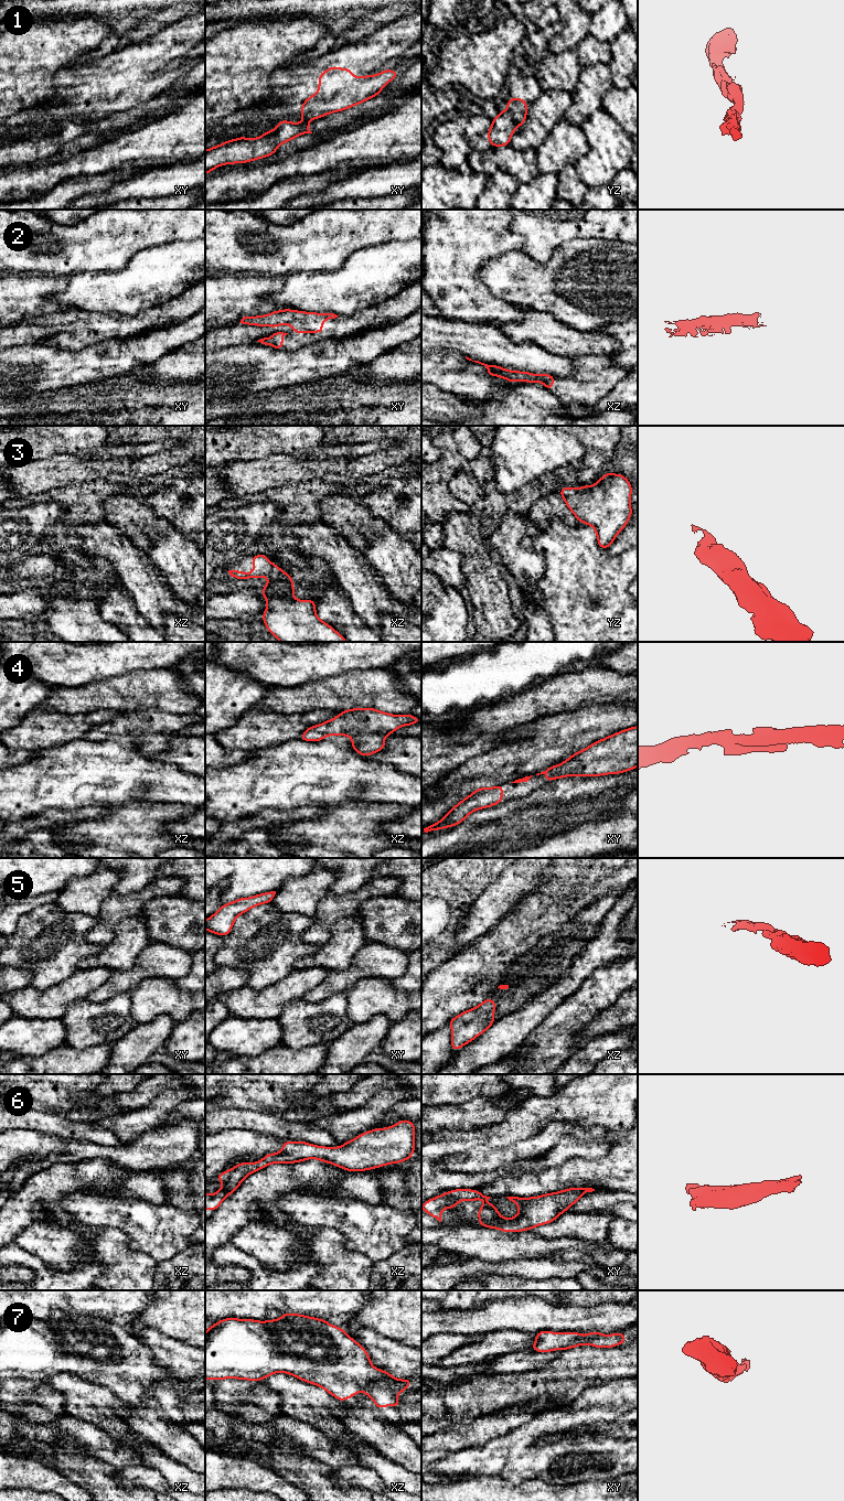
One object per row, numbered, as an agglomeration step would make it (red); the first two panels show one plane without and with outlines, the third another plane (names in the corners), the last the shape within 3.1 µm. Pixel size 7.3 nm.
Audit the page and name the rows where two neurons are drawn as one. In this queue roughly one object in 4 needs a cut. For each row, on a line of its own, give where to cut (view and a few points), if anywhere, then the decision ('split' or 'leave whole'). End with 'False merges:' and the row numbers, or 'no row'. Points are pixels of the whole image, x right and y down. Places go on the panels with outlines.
1: cut in yz along (508, 108), (516, 125); split
2: no cut; leave whole
3: no cut; leave whole
4: no cut; leave whole
5: no cut; leave whole
6: no cut; leave whole
7: no cut; leave whole
False merges: 1

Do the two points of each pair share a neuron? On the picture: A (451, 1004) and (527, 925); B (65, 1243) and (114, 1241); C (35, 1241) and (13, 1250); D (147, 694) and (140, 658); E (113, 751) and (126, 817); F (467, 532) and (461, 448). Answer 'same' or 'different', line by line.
A: same
B: different
C: different
D: different
E: different
F: different

